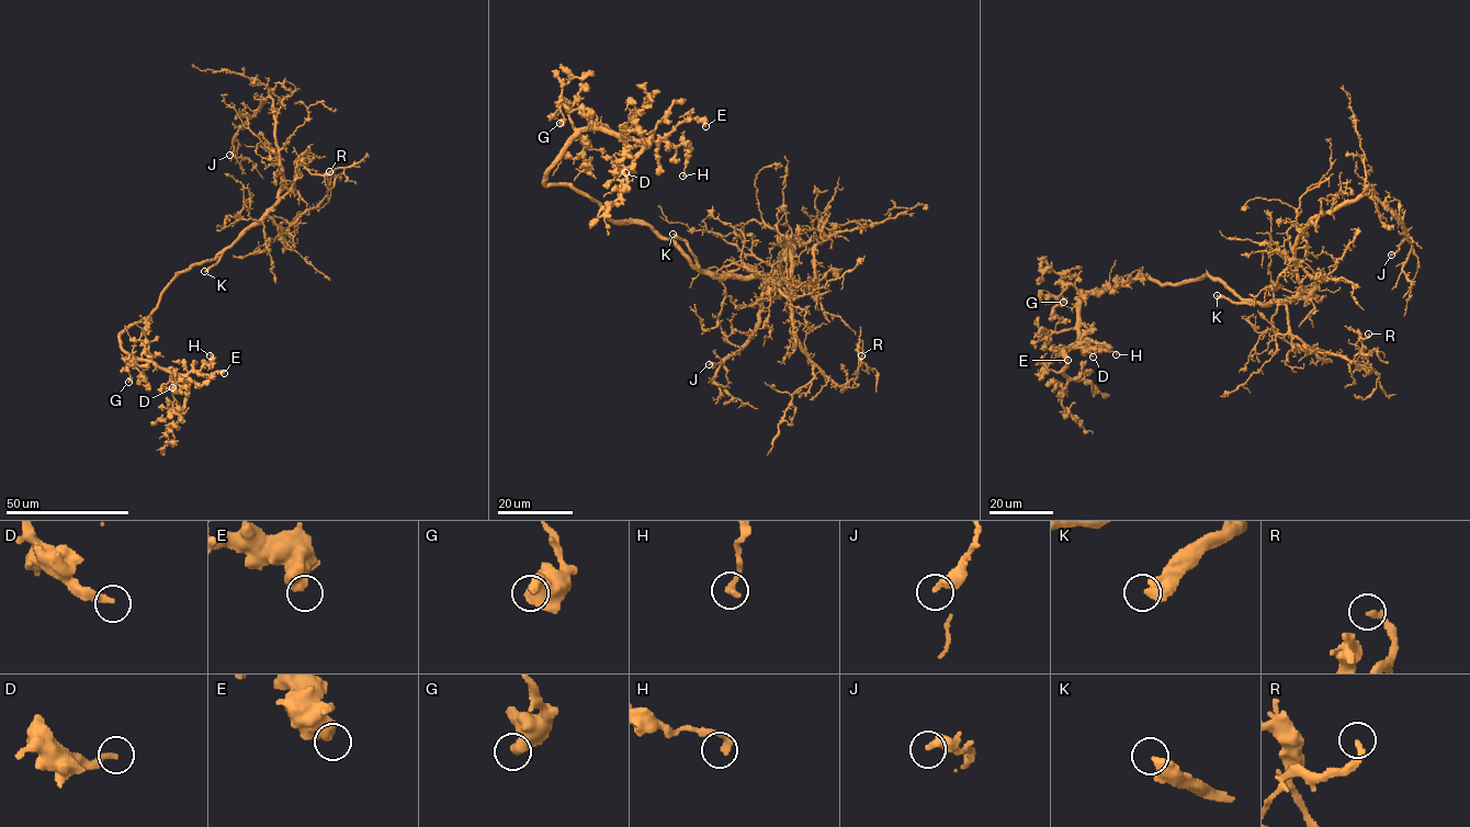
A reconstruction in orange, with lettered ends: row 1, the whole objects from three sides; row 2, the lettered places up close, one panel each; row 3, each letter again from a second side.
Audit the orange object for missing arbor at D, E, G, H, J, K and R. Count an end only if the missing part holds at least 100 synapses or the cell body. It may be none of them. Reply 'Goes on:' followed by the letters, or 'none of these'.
Goes on: K

